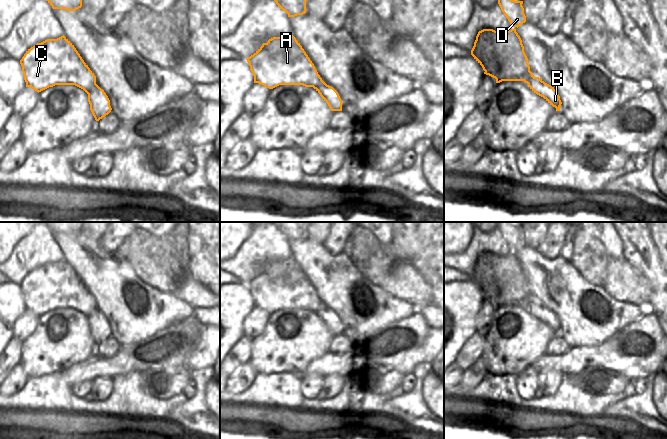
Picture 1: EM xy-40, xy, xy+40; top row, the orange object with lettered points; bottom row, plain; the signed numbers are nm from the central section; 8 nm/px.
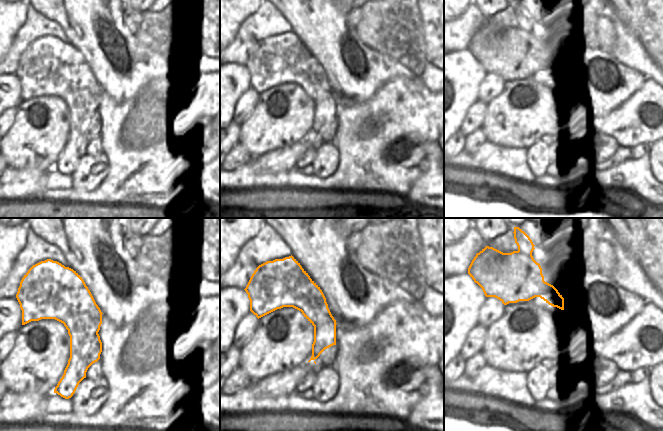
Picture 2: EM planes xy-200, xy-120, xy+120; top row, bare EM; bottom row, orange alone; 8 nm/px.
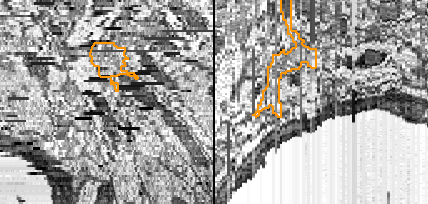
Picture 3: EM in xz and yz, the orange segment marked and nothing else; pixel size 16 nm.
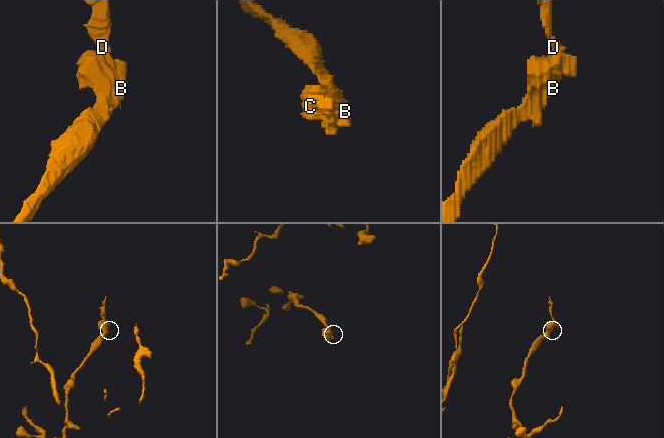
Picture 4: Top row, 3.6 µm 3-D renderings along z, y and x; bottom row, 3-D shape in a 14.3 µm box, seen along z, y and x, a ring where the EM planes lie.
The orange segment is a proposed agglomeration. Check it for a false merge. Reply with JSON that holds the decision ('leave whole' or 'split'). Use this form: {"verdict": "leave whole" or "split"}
{"verdict": "split"}

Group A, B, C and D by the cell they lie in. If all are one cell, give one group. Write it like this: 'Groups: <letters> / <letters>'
Groups: A B C / D

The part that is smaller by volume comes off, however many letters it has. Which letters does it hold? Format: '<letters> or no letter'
D

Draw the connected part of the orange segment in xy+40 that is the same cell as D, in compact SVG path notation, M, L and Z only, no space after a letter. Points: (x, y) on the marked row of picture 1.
M498 0L498 4L514 28L509 31L479 31L471 55L482 66L486 75L501 82L525 82L530 66L522 40L515 29L526 22L523 1Z

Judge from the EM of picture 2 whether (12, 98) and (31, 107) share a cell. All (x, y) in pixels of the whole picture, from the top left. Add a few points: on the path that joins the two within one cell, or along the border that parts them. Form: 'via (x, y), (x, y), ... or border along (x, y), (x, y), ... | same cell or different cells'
border along (21, 100), (17, 106) | different cells

